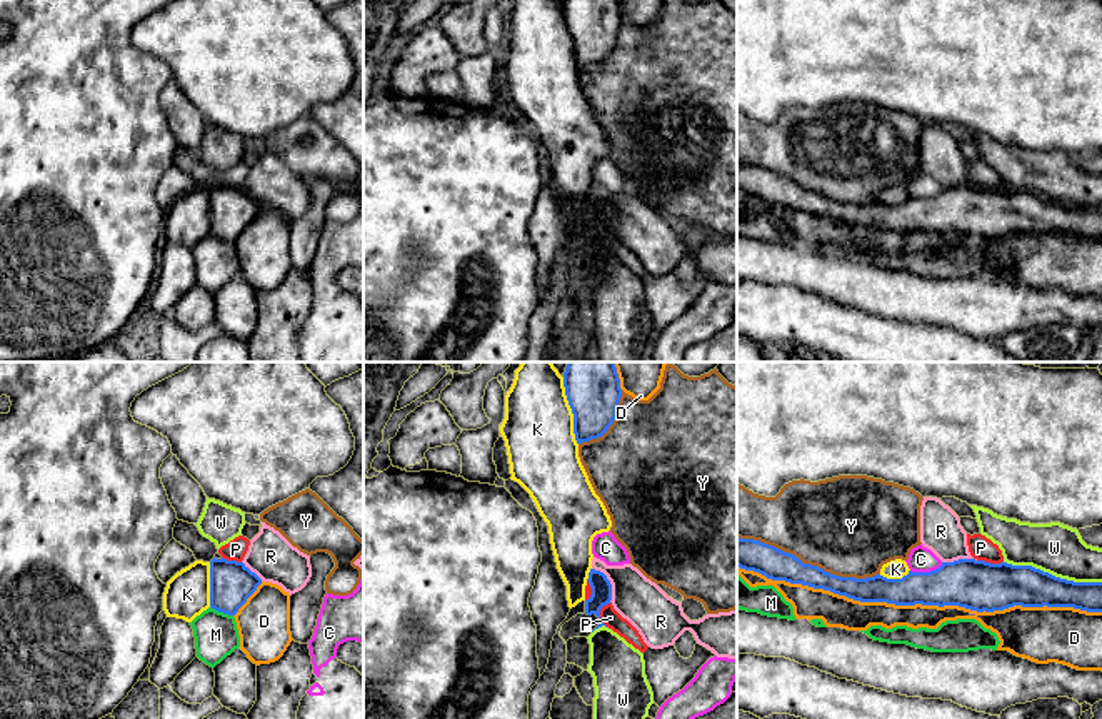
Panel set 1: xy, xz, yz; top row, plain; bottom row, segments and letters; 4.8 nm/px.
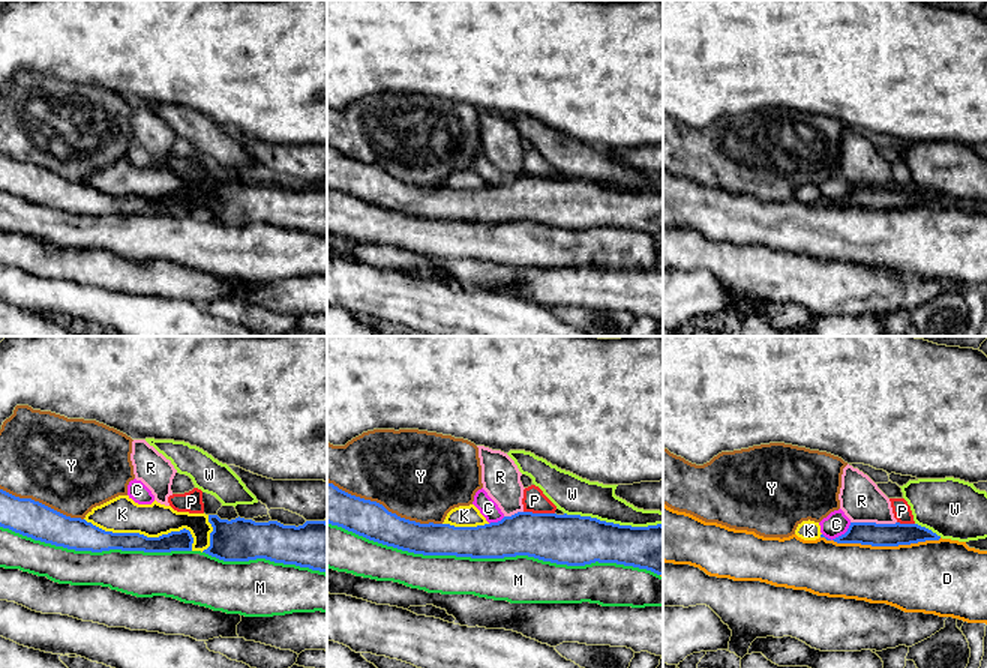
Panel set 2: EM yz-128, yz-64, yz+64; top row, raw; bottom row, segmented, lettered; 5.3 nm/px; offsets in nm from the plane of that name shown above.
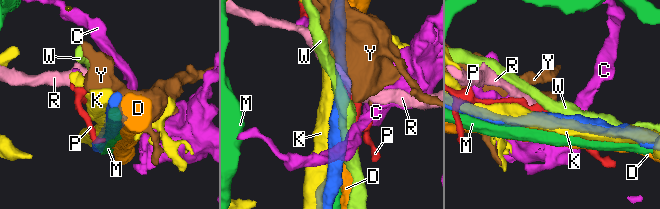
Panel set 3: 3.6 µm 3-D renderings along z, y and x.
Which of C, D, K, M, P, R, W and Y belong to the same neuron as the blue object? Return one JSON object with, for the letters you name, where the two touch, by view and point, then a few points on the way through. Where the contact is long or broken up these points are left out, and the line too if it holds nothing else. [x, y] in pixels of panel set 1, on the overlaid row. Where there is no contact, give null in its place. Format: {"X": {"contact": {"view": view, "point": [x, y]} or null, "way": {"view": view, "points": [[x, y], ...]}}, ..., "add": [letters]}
{"add": []}

